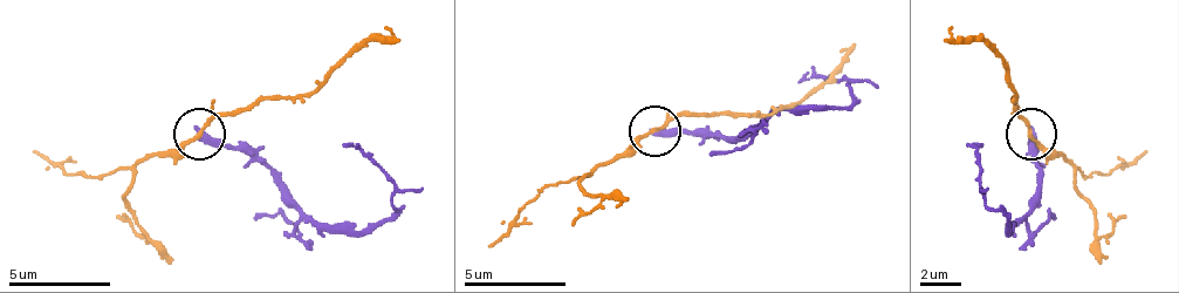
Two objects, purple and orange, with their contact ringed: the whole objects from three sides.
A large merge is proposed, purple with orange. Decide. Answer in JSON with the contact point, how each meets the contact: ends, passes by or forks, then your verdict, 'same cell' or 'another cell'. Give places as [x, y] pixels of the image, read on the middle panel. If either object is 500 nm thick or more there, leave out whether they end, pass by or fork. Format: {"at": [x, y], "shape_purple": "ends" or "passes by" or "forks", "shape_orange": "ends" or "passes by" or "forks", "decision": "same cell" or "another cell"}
{"at": [655, 130], "shape_purple": "ends", "shape_orange": "passes by", "decision": "another cell"}

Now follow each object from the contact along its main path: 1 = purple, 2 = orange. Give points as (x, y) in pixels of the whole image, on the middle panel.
1: (656, 133), (748, 137), (774, 111), (850, 101), (845, 86), (850, 81), (800, 81)
2: (656, 133), (671, 116), (707, 116), (722, 111), (763, 116), (794, 107), (824, 81), (856, 45)

